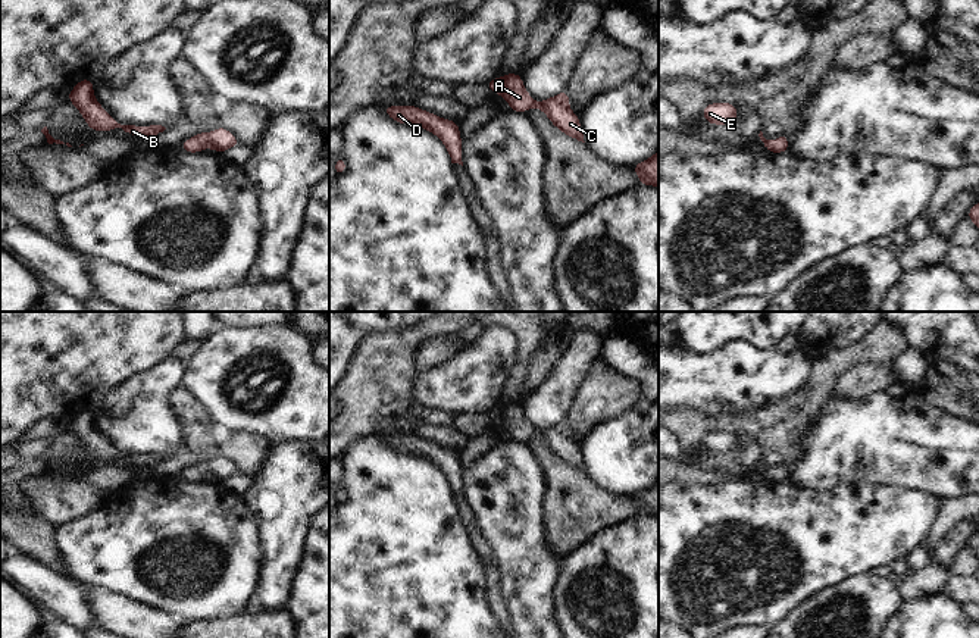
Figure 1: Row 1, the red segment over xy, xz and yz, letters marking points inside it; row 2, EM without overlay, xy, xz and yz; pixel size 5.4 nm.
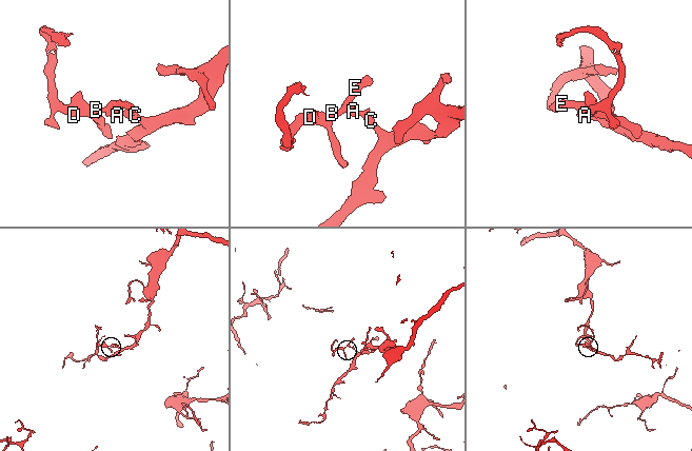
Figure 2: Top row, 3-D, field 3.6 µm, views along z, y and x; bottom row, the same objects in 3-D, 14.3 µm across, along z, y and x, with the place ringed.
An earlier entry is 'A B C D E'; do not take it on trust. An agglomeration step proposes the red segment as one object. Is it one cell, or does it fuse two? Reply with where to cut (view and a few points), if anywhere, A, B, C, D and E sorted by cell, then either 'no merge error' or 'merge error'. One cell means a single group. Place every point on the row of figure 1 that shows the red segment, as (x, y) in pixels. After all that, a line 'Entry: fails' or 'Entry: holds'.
cut none; groups A B C D E; no merge error
Entry: holds

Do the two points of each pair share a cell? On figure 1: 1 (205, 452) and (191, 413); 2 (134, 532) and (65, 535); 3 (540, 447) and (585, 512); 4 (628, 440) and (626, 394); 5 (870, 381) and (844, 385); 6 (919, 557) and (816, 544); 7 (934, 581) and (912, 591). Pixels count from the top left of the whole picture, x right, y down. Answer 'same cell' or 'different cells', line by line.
1: same cell
2: same cell
3: same cell
4: different cells
5: same cell
6: different cells
7: same cell

